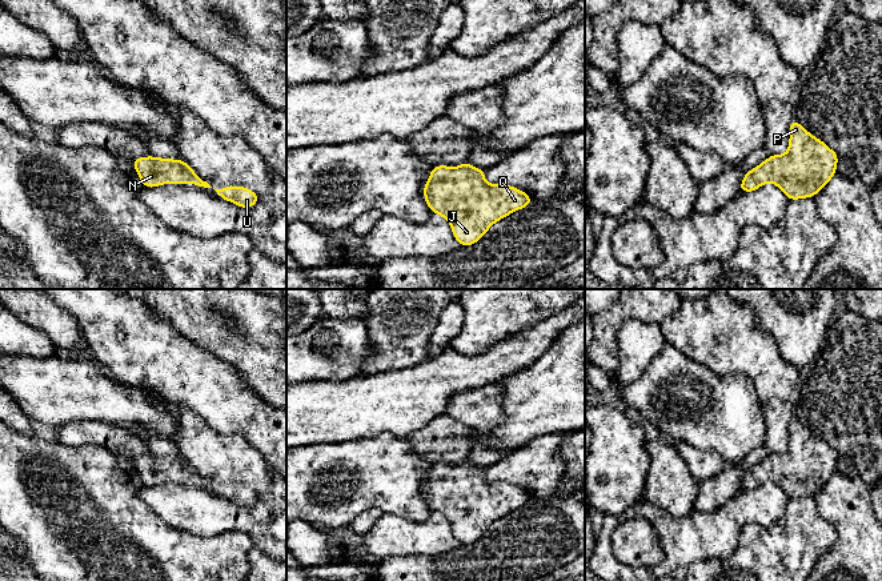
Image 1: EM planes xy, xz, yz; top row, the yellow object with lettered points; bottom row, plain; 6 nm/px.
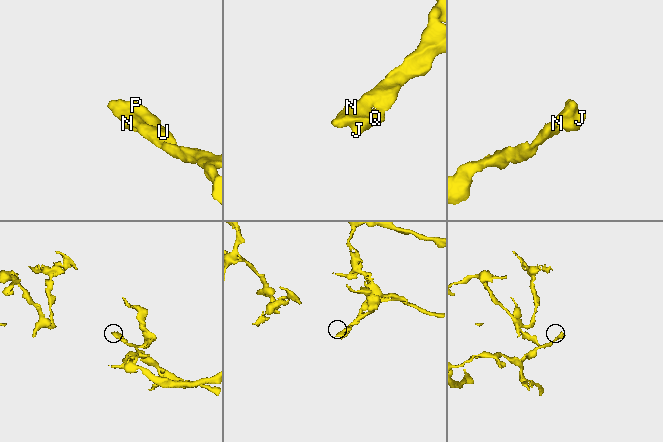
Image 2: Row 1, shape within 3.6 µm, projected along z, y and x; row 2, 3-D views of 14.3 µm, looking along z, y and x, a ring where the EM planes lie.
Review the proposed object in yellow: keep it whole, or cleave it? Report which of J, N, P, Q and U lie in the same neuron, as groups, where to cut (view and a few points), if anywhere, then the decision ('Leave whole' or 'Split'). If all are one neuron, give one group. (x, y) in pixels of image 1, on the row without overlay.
Groups: J N P Q U. No split. Leave whole

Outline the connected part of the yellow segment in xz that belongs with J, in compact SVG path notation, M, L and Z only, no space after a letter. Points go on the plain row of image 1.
M468 460L460 465L432 466L424 484L424 496L429 508L452 524L453 534L461 545L476 542L494 521L534 501L521 488L505 482L488 482L485 468L477 468Z

